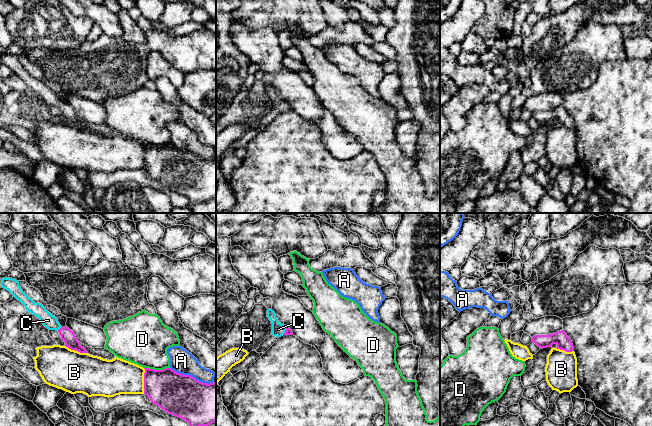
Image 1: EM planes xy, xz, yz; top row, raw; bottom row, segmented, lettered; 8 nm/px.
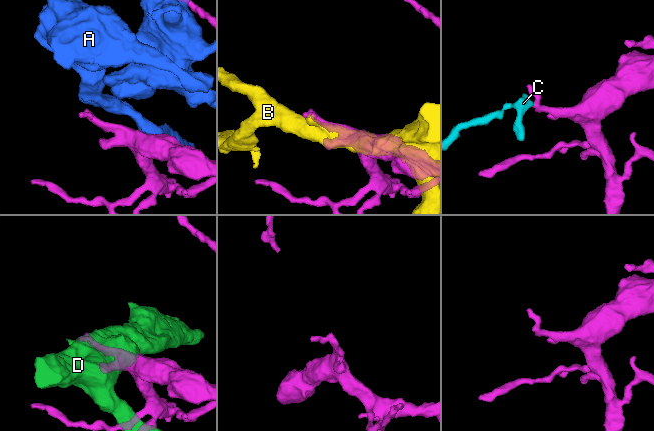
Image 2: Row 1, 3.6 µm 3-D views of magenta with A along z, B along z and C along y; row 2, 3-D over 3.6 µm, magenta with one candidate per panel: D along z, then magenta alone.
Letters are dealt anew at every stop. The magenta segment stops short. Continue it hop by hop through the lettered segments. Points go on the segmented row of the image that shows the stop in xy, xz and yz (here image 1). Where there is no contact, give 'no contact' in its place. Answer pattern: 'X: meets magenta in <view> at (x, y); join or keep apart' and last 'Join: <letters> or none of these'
A: meets magenta in xy at (191, 376); keep apart
B: meets magenta in xy at (144, 381); keep apart
C: meets magenta in xy at (60, 328); join
D: meets magenta in xy at (156, 370); keep apart
Join: C

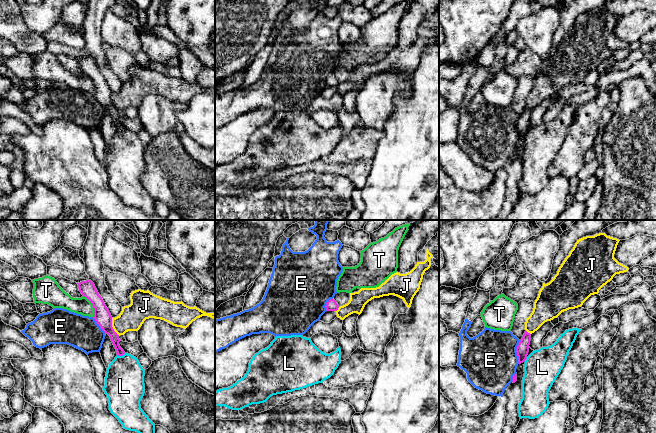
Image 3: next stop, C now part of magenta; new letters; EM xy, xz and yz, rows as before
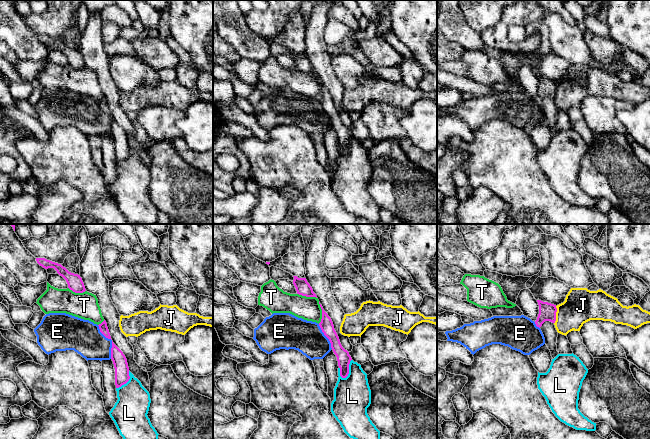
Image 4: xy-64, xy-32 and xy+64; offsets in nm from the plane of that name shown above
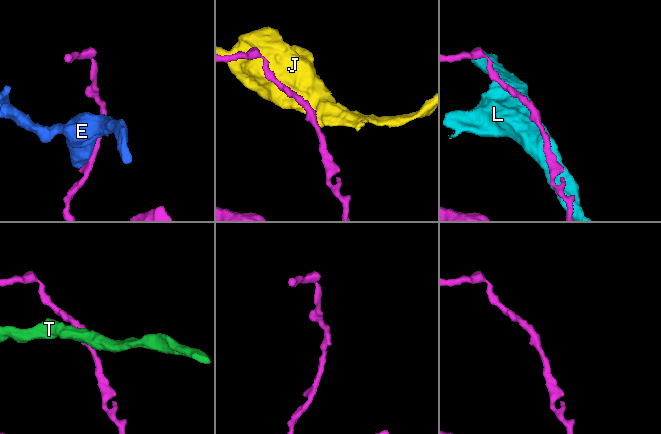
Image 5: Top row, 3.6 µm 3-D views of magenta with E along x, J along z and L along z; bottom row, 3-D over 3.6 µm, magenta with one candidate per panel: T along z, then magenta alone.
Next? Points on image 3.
E: meets magenta in yz at (516, 351); keep apart
J: meets magenta in xy at (112, 327); keep apart
L: meets magenta in xy at (121, 355); keep apart
T: meets magenta in xy at (93, 306); keep apart
Join: none of these

